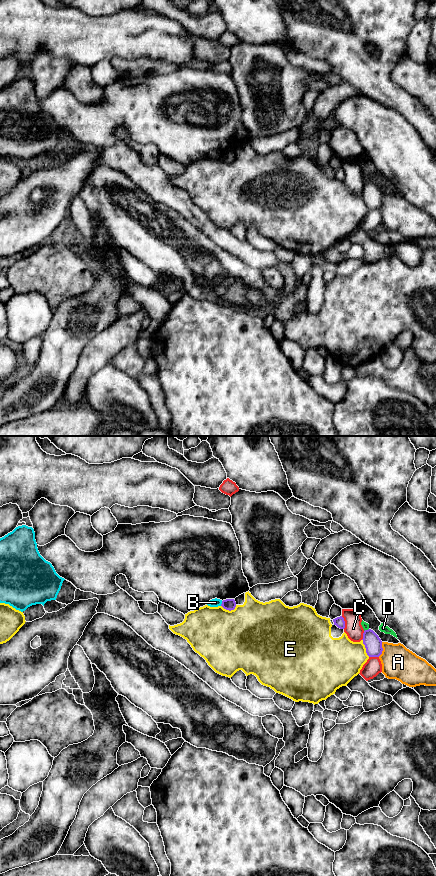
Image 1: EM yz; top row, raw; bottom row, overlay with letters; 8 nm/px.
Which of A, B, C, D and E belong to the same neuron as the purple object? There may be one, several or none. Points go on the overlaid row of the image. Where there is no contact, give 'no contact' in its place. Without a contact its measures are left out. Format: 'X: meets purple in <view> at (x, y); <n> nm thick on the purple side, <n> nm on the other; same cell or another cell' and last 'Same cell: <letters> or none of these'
A: meets purple in yz at (382, 649); 140 nm thick on the purple side, 260 nm on the other; another cell
B: meets purple in yz at (222, 603); 100 nm thick on the purple side, 70 nm on the other; another cell
C: meets purple in yz at (344, 622); 80 nm thick on the purple side, 140 nm on the other; another cell
D: meets purple in yz at (366, 630); 140 nm thick on the purple side, 50 nm on the other; another cell
E: meets purple in yz at (229, 610); 100 nm thick on the purple side, 500 nm on the other; another cell
Same cell: none of these

